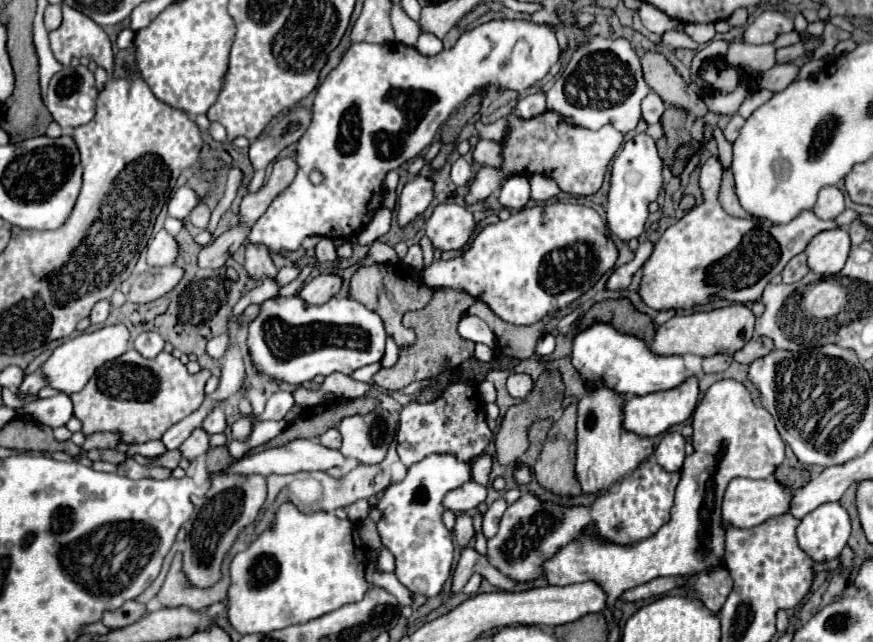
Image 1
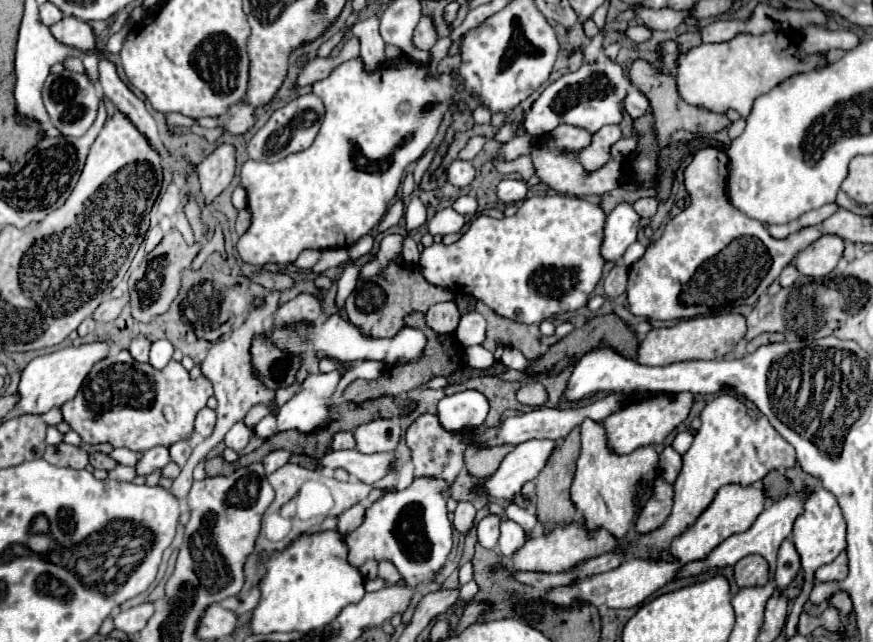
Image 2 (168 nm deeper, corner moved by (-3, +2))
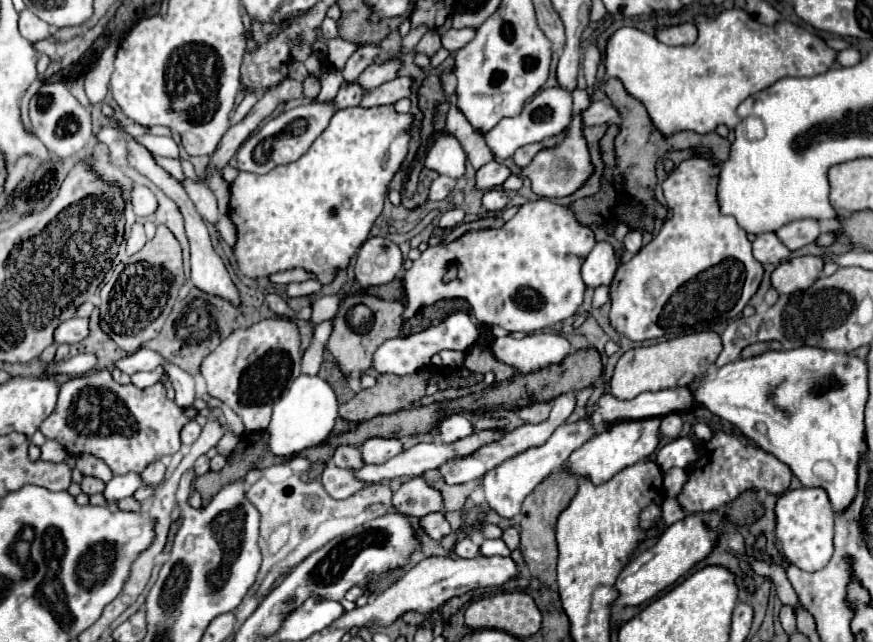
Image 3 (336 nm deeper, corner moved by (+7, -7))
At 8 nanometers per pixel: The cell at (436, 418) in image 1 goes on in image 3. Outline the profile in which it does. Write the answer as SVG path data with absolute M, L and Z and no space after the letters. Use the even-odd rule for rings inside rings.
M422 475L402 483L400 489L394 493L392 501L398 511L410 517L418 517L418 519L436 511L444 511L442 493L430 487Z

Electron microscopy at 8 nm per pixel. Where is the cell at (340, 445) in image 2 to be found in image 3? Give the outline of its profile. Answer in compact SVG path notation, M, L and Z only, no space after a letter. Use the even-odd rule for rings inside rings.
M340 445L336 451L334 451L334 457L332 457L332 463L338 465L338 467L362 467L362 457L360 457L360 451L356 445Z

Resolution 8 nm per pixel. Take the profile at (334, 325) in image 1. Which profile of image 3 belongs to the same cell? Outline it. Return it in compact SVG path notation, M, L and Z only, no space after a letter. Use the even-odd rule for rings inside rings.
M462 311L452 313L450 317L446 317L440 325L436 327L428 327L426 335L414 333L408 337L394 337L394 339L386 339L380 349L374 353L372 359L372 369L380 375L384 373L394 373L394 375L410 375L422 367L426 367L432 359L432 355L436 355L442 349L454 349L454 351L466 351L474 345L474 339L478 337L474 323L470 321L470 317Z

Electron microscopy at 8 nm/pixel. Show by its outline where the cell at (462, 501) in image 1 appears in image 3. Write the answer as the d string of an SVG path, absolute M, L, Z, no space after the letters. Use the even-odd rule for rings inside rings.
M580 419L576 423L564 423L562 427L558 427L558 431L554 431L554 435L544 445L530 447L510 459L506 459L492 471L488 471L484 477L484 493L486 493L486 503L490 505L490 509L494 509L500 517L508 517L508 519L518 515L524 497L544 477L558 471L566 463L566 459L572 455L572 451L576 451L592 435L596 435L596 431L594 431L594 427L590 427L590 423L586 423L586 419Z

